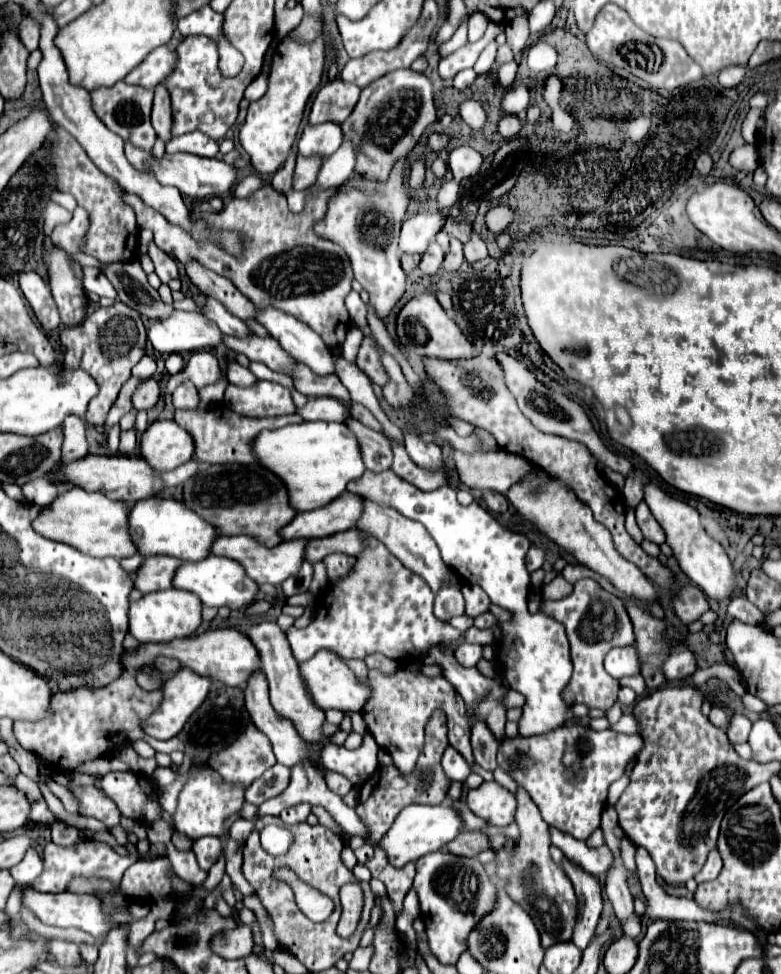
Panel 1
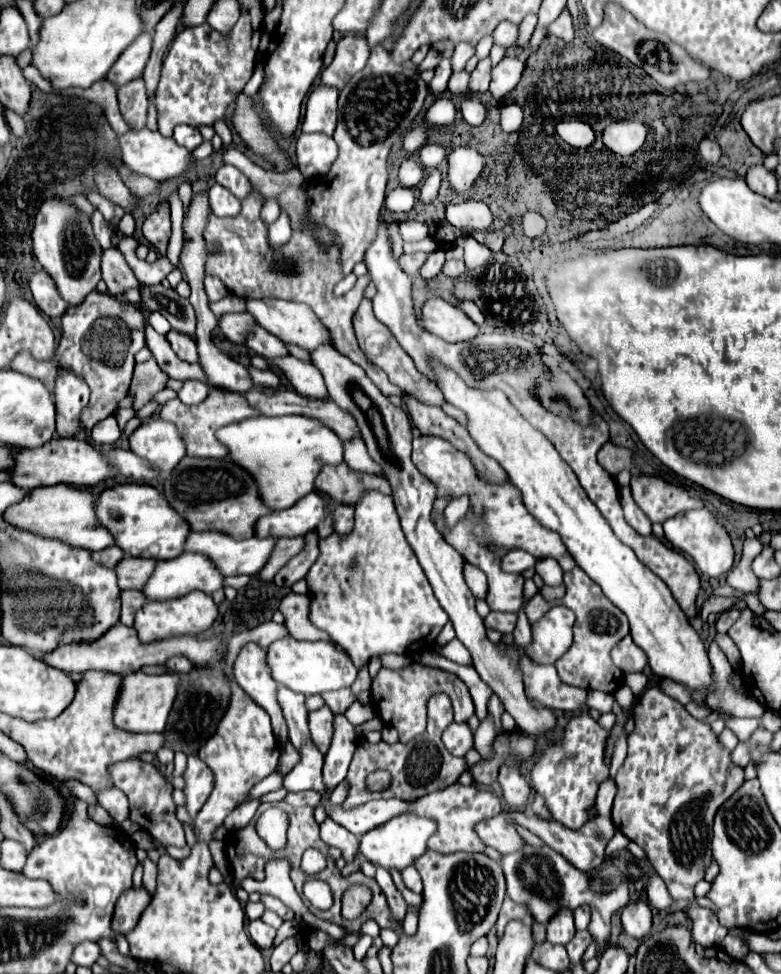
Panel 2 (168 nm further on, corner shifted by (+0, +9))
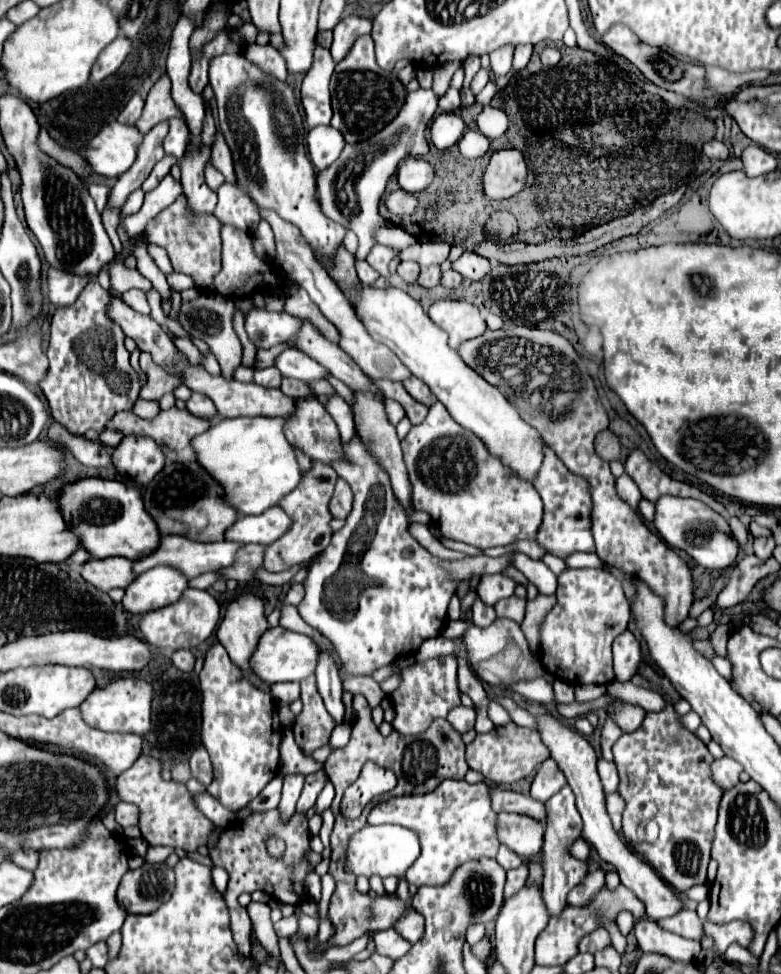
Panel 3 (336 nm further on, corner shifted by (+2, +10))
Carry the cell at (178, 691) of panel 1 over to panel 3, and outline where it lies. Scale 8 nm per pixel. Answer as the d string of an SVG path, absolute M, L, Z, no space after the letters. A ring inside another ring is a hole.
M120 678L112 680L106 686L96 688L78 708L92 728L102 732L130 732L144 736L150 730L150 700L152 700L152 686L146 680L134 678Z

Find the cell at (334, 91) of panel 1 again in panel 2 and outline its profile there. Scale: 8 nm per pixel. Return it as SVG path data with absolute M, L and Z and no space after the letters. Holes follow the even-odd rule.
M344 35L336 47L336 57L332 65L328 65L320 75L322 85L342 89L344 81L348 81L352 73L364 69L364 65L368 63L368 53L370 51L364 35Z

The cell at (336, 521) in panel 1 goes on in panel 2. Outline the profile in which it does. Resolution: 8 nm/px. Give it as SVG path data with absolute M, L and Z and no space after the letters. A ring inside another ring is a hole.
M314 491L292 509L274 511L260 517L256 523L256 537L296 537L306 535L318 527L328 515L326 501Z

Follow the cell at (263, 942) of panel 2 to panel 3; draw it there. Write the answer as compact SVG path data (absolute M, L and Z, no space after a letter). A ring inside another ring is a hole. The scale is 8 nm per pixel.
M290 916L290 918L282 918L280 922L274 924L274 930L278 936L284 936L284 938L290 938L292 934L298 932L298 916Z

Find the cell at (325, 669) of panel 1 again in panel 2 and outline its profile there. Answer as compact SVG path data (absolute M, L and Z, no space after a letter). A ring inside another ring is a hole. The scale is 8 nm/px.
M286 635L268 647L268 665L272 677L280 685L286 685L296 693L304 693L306 697L350 687L356 679L356 667L352 661L330 641L296 641L292 635Z

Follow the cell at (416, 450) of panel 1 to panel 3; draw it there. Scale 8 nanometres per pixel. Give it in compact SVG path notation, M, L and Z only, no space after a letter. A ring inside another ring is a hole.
M440 402L430 408L422 424L410 428L402 440L402 452L414 492L414 508L428 512L444 536L482 550L536 538L538 524L542 522L542 500L534 486L528 480L518 480L510 468L504 468L502 480L502 460L490 454L478 436L454 422ZM448 438L456 440L450 464L442 444ZM448 466L452 470L446 470Z

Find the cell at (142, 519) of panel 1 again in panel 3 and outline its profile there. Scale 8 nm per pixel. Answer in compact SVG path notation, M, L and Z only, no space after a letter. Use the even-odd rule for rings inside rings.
M82 478L62 486L56 500L64 512L62 516L66 516L66 524L70 524L74 532L78 532L82 548L94 558L124 556L130 560L138 560L158 546L158 528L146 512L140 492L126 482Z

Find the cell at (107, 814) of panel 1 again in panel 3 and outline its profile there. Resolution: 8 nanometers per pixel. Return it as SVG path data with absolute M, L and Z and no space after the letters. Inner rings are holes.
M120 802L116 806L116 820L120 826L128 828L128 826L136 826L138 824L138 808L134 808L134 804L126 804Z

